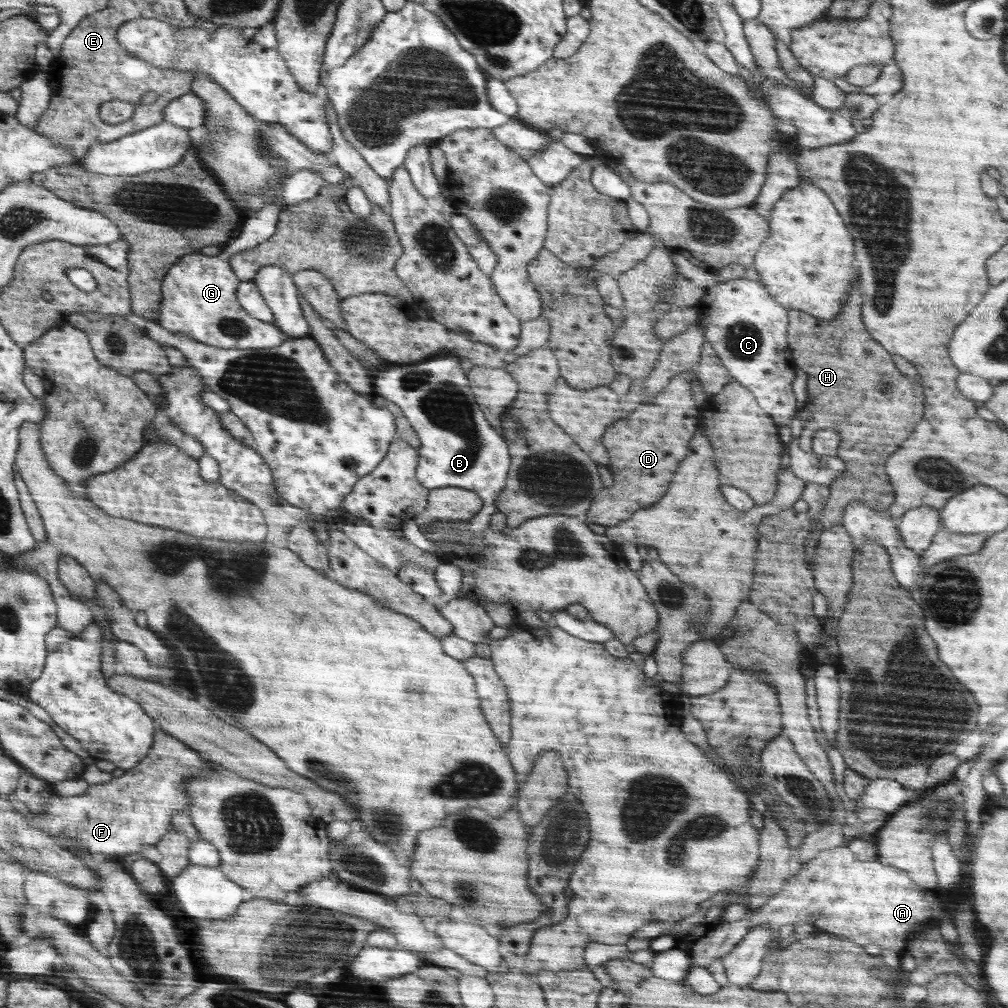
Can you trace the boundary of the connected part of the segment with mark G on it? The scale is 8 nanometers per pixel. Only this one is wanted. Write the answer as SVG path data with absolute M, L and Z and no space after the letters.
M275 204L266 205L257 215L245 219L240 234L236 235L234 241L228 241L220 254L209 257L198 252L176 261L163 278L163 302L157 318L159 325L168 331L186 334L198 342L224 350L274 348L282 345L287 338L279 327L255 319L240 306L238 289L241 280L231 267L234 253L242 249L250 250L274 234L280 213L281 209Z

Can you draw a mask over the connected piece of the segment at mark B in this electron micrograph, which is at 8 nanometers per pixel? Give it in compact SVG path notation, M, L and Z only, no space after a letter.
M443 354L428 362L410 366L392 364L372 370L374 395L387 398L402 409L411 427L419 436L421 445L417 478L429 490L456 487L470 490L482 500L482 509L474 518L460 524L436 524L424 535L432 544L463 540L468 547L485 539L492 517L499 510L500 494L507 488L511 466L511 449L506 439L487 421L486 415L475 401L467 372L462 369L461 358Z

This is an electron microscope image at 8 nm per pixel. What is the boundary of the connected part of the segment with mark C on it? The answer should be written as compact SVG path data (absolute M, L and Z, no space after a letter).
M732 279L707 288L707 293L696 304L698 325L705 340L713 347L735 384L741 384L752 392L760 408L772 417L778 429L782 424L790 426L798 411L792 381L796 363L787 341L789 309L780 306L758 280Z

